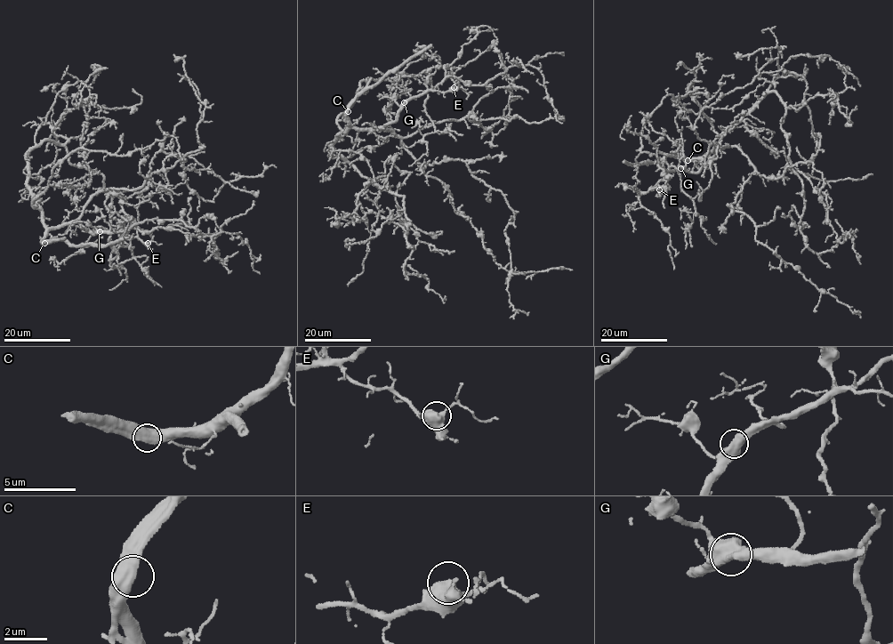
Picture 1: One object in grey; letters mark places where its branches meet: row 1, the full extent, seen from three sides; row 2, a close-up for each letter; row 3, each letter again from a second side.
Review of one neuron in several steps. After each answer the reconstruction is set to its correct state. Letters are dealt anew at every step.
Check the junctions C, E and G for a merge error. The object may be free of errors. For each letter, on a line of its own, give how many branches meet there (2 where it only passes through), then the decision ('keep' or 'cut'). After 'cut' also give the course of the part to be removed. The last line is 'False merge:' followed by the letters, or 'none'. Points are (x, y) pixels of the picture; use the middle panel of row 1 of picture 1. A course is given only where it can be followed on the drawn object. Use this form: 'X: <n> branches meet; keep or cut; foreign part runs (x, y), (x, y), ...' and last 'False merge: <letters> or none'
C: 2 branches meet; keep
E: 2 branches meet; keep
G: 2 branches meet; keep
False merge: none

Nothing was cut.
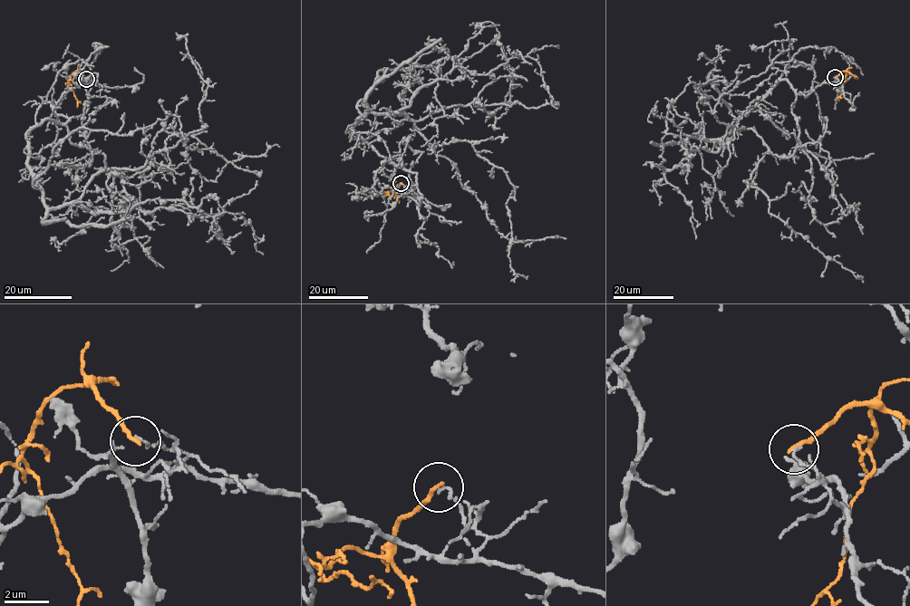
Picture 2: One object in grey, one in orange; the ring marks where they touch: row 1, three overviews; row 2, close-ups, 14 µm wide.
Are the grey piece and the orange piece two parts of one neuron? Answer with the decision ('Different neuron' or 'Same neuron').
Different neuron

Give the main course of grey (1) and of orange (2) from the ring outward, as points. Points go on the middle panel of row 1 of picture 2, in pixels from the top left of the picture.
1: (401, 183), (380, 186), (386, 159), (351, 137), (355, 120), (413, 121), (505, 236), (566, 238)
2: (401, 183), (385, 195), (392, 195)

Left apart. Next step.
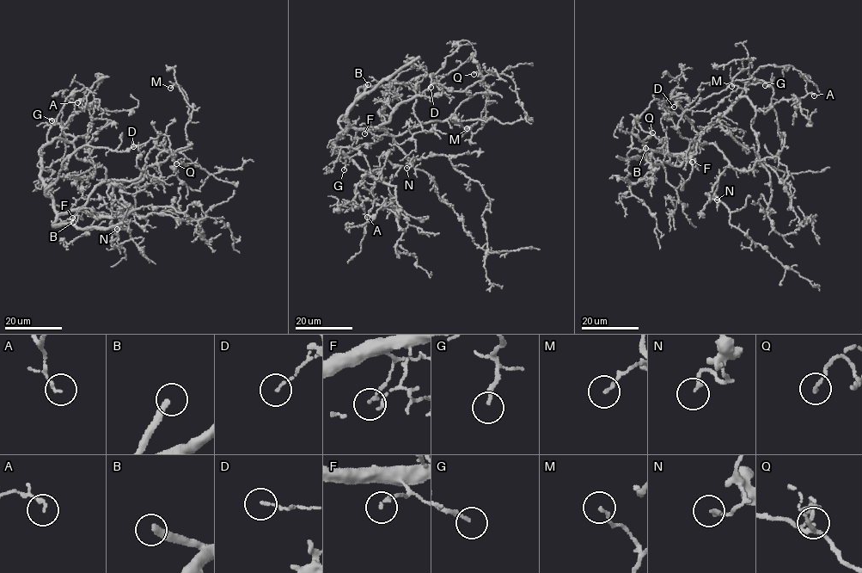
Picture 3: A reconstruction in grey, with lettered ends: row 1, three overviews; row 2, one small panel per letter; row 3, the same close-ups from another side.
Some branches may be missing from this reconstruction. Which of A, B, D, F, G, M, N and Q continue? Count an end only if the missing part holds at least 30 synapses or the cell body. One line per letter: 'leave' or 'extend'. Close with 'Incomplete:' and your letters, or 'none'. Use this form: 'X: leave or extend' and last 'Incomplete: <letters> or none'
A: leave
B: extend
D: leave
F: leave
G: extend
M: leave
N: leave
Q: leave
Incomplete: B, G

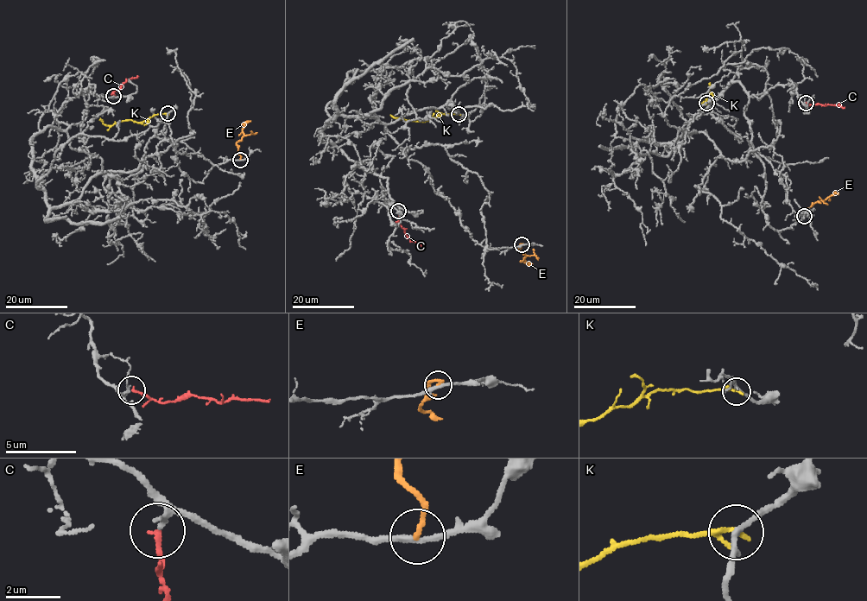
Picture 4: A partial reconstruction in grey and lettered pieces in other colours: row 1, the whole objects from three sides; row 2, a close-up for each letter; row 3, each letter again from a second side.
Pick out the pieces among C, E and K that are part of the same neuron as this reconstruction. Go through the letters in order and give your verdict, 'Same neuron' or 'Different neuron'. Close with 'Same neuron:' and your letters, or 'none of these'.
C: Same neuron
E: Different neuron
K: Different neuron
Same neuron: C

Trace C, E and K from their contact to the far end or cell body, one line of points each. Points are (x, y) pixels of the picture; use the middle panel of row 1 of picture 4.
C: (399, 211), (399, 224), (406, 235), (422, 246)
E: (522, 245), (518, 249), (525, 256), (525, 262), (532, 263)
K: (459, 114), (438, 115), (420, 122), (391, 116)

